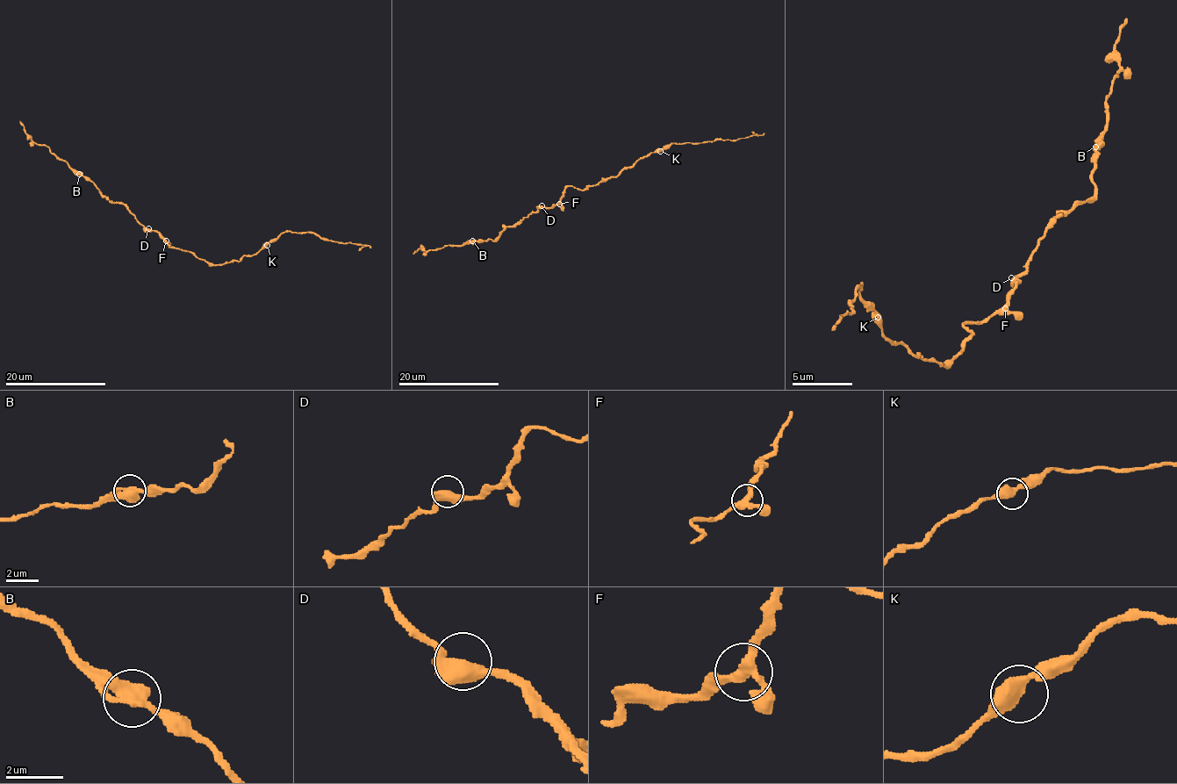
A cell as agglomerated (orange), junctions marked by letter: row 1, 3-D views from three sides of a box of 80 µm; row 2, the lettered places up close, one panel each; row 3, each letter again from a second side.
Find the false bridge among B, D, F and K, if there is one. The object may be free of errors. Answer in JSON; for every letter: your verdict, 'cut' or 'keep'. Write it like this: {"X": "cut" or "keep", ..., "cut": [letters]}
{"B": "keep", "D": "keep", "F": "keep", "K": "keep", "cut": []}

